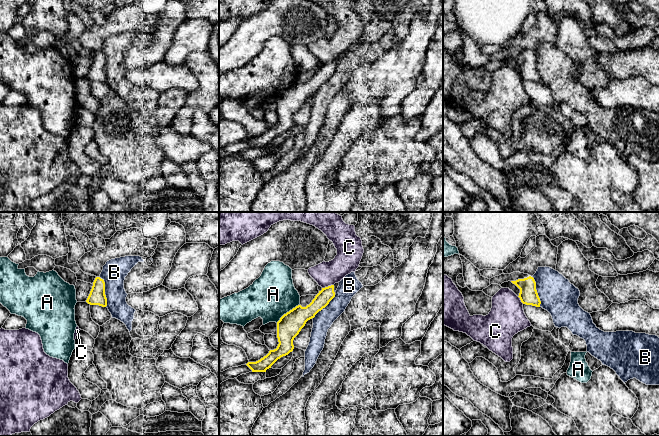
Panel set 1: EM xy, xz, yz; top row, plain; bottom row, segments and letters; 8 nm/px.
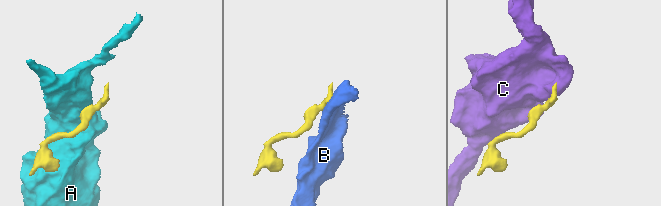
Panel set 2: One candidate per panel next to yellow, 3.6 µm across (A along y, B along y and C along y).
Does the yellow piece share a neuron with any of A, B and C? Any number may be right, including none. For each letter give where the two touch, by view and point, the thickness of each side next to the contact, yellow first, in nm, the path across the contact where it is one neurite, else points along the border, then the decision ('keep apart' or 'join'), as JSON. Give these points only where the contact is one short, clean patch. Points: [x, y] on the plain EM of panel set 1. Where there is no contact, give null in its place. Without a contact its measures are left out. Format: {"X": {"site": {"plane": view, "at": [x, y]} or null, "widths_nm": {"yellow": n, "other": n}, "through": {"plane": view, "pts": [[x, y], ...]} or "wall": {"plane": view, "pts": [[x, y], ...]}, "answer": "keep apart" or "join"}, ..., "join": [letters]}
{"A": {"site": {"plane": "xz", "at": [287, 88]}, "widths_nm": {"yellow": 190, "other": 360}, "answer": "keep apart"}, "B": {"site": {"plane": "xy", "at": [104, 67]}, "widths_nm": {"yellow": 130, "other": 190}, "wall": {"plane": "xy", "pts": [[99, 52], [104, 58], [106, 82]]}, "answer": "keep apart"}, "C": {"site": {"plane": "xz", "at": [327, 63]}, "widths_nm": {"yellow": 120, "other": 190}, "wall": {"plane": "xz", "pts": [[333, 60], [322, 64]]}, "answer": "keep apart"}, "join": []}

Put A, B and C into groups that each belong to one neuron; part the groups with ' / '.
A / B / C

